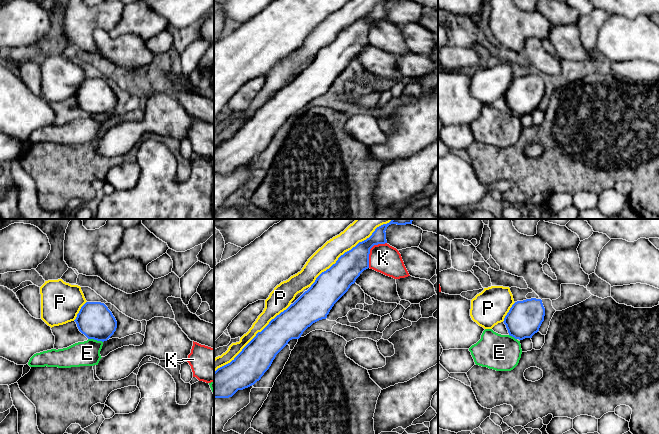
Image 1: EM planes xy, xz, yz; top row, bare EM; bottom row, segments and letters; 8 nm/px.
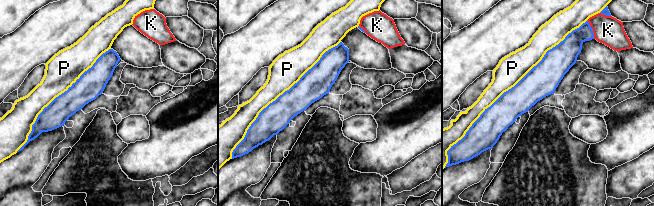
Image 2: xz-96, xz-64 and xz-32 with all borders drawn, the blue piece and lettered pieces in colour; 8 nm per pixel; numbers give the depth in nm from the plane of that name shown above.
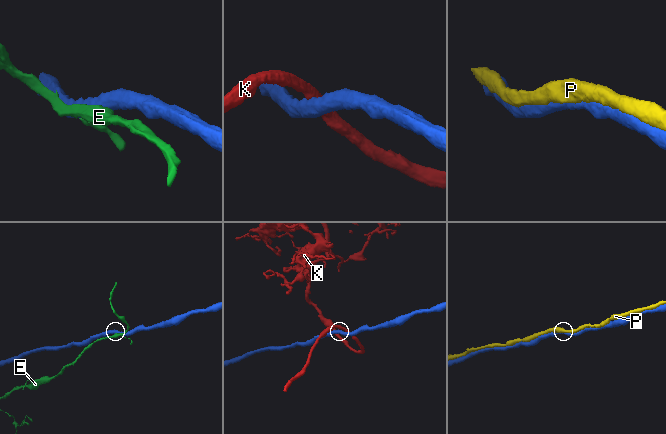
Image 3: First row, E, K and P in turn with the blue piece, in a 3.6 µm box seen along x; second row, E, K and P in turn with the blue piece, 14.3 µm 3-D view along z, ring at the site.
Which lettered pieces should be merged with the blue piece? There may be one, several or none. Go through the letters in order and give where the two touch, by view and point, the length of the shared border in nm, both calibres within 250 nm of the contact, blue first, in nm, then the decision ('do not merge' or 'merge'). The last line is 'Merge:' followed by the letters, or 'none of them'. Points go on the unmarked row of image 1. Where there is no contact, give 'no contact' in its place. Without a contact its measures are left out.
E: xy (95, 115) | 120 nm | 280/200 nm | do not merge
K: xz (369, 26) | 260 nm | 220/240 nm | do not merge
P: xz (252, 115) | 800 nm | 260/110 nm | merge
Merge: P

